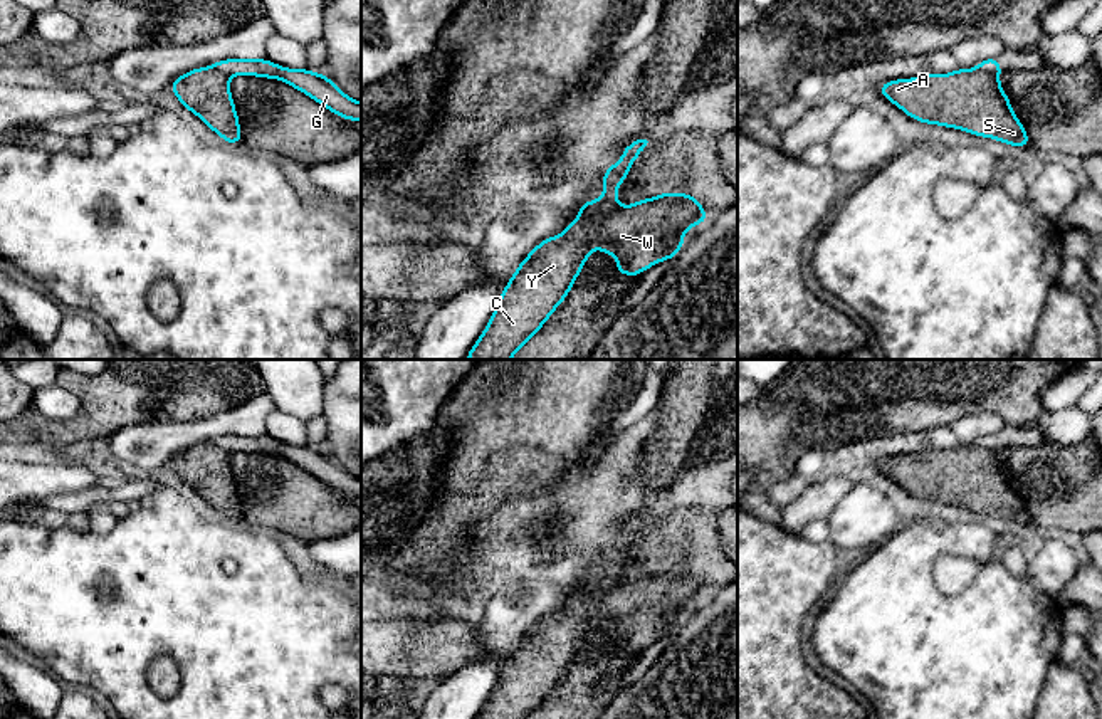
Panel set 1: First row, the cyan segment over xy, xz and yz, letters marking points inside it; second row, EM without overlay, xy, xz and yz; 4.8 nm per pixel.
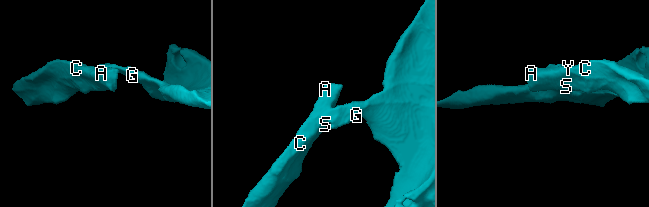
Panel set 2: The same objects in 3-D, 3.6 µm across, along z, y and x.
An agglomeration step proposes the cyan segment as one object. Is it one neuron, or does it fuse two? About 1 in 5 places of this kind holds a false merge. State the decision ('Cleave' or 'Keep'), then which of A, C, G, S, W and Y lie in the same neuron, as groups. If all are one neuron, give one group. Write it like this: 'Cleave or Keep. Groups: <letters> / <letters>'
Cleave. Groups: A C S Y / G W

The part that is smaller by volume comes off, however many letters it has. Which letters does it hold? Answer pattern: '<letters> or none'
A, C, S, Y

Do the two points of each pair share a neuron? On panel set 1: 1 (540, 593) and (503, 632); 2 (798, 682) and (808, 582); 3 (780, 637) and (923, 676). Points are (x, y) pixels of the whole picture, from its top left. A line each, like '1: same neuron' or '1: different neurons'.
1: same neuron
2: same neuron
3: different neurons

